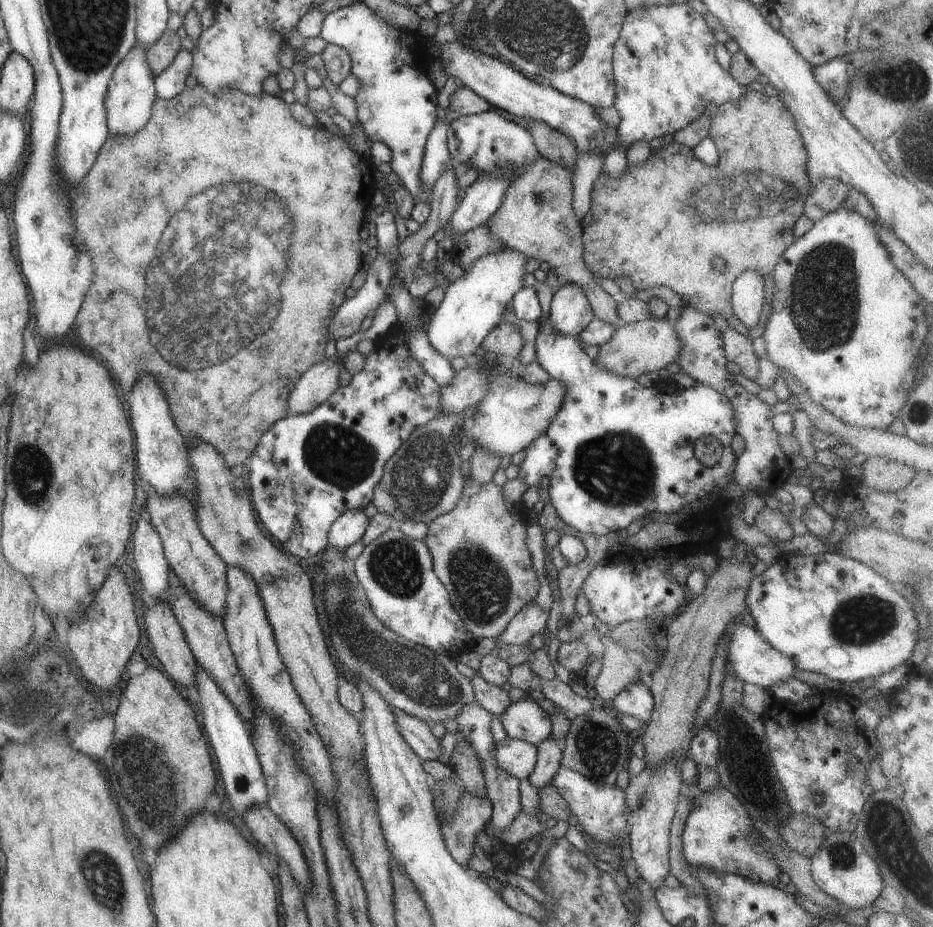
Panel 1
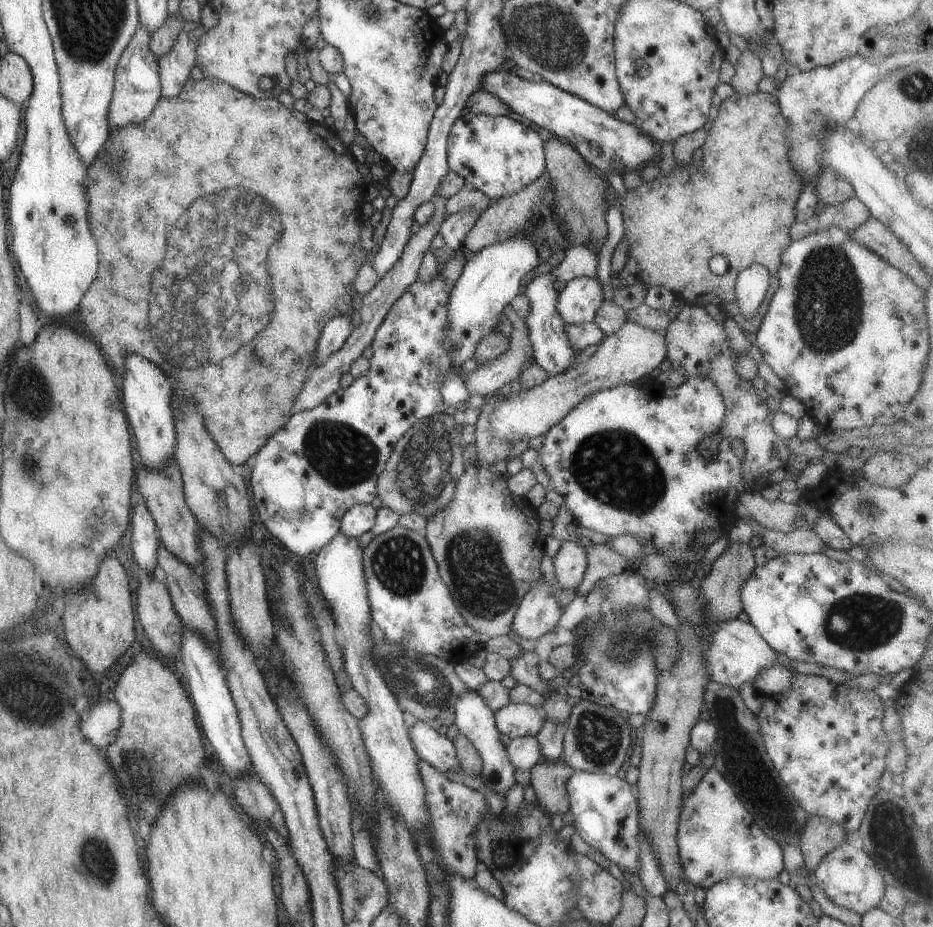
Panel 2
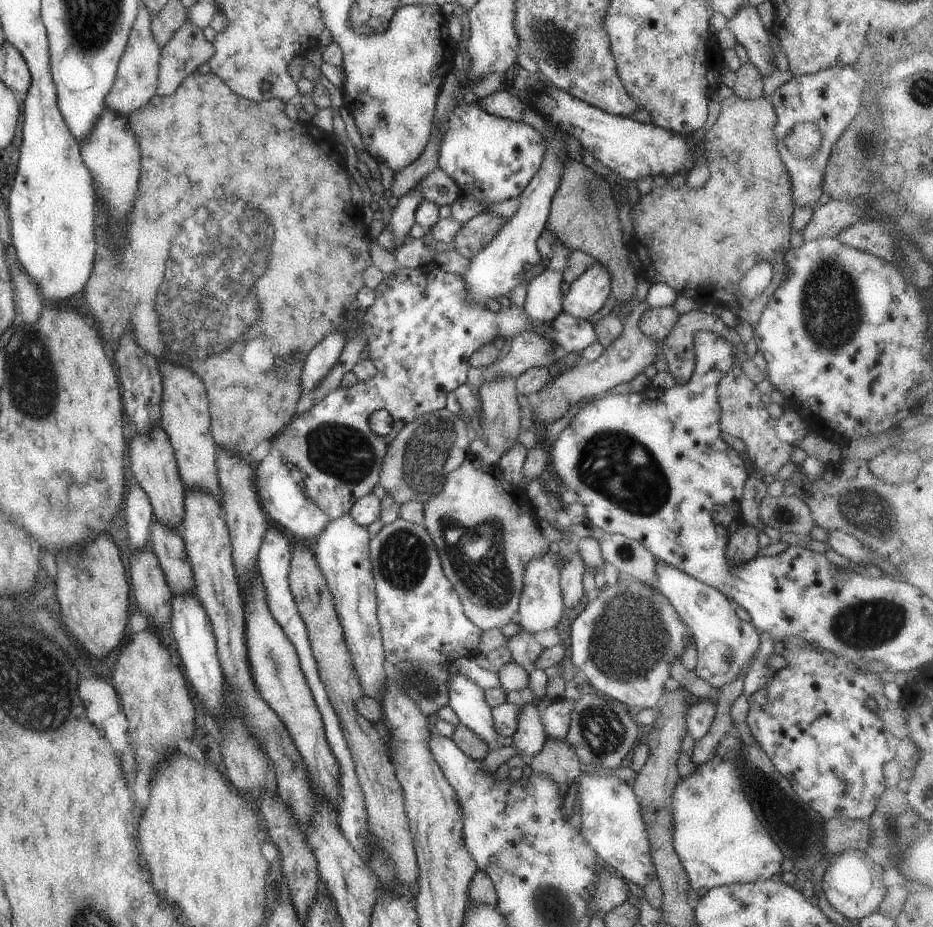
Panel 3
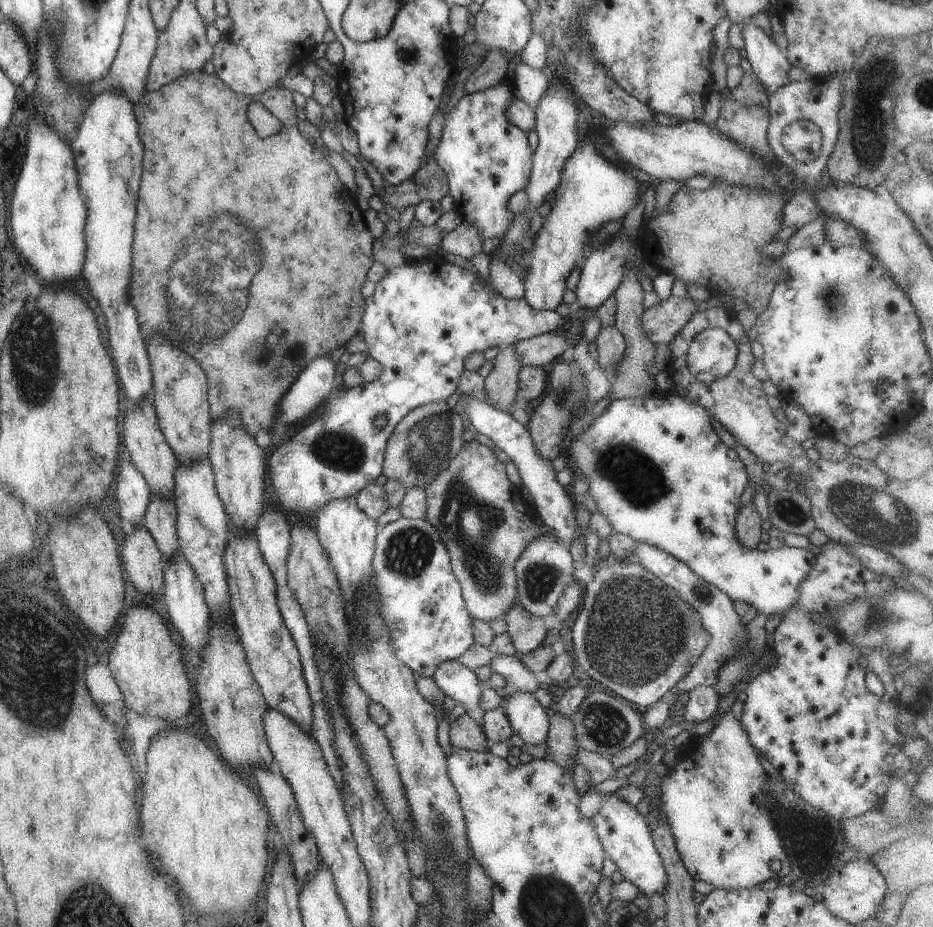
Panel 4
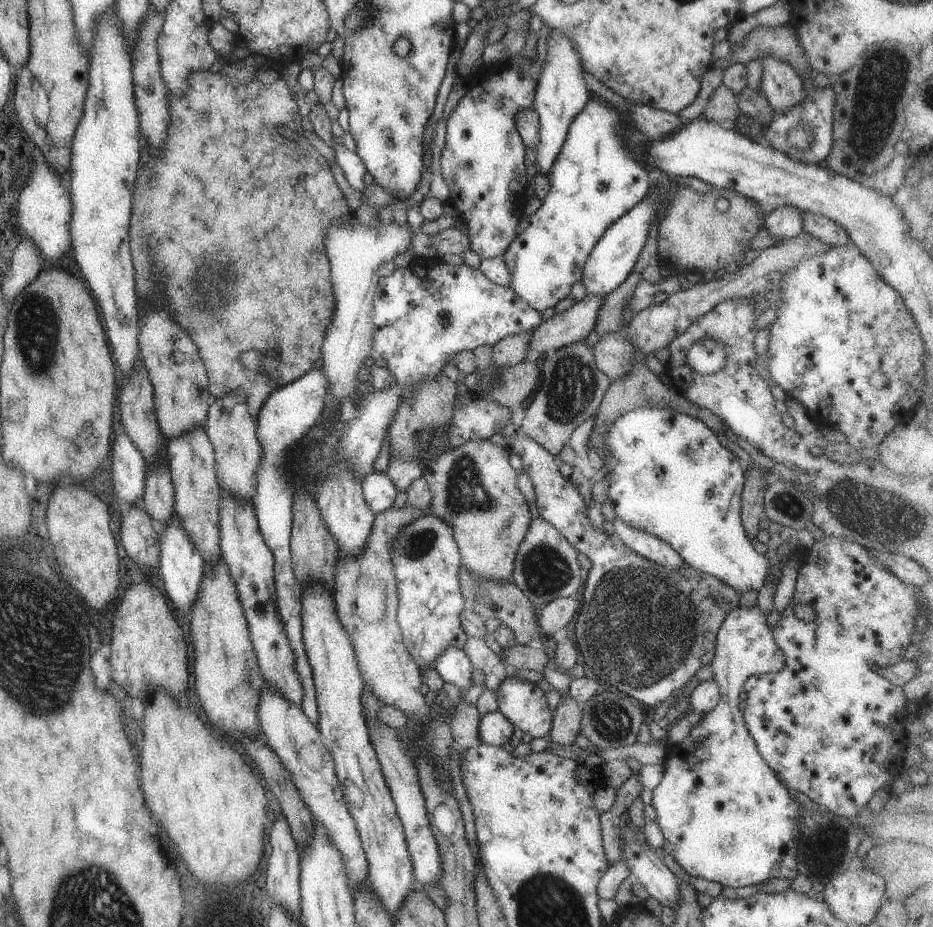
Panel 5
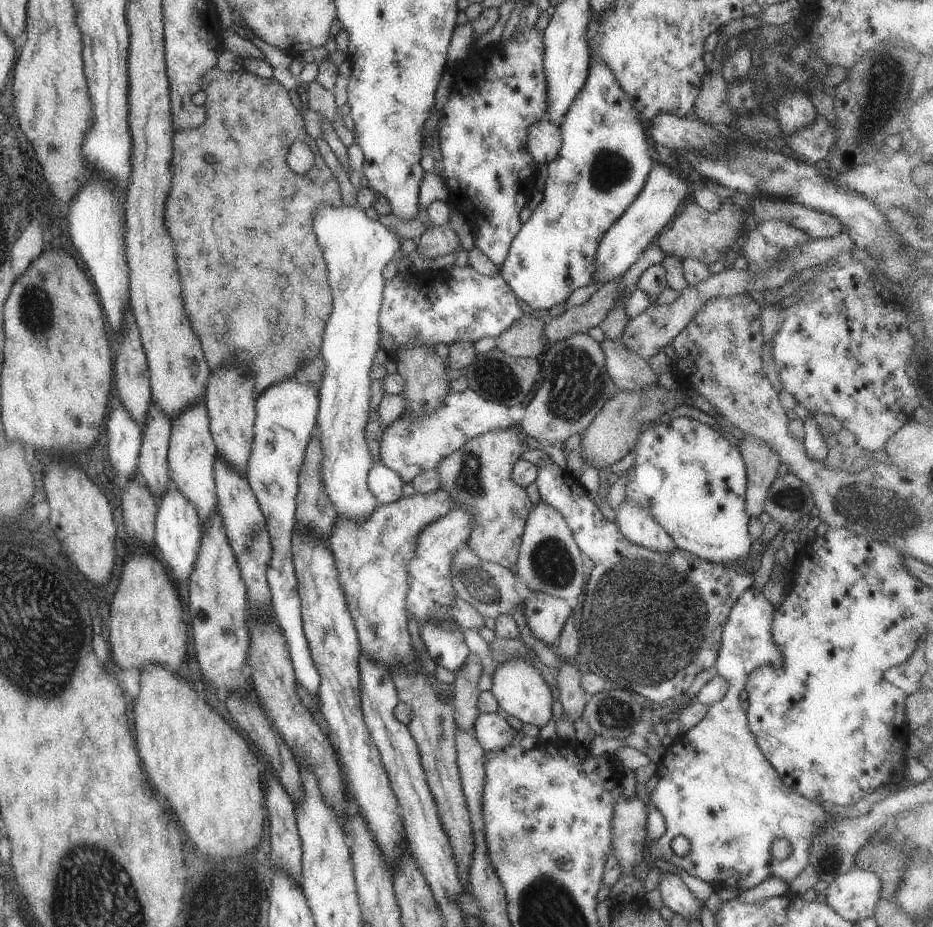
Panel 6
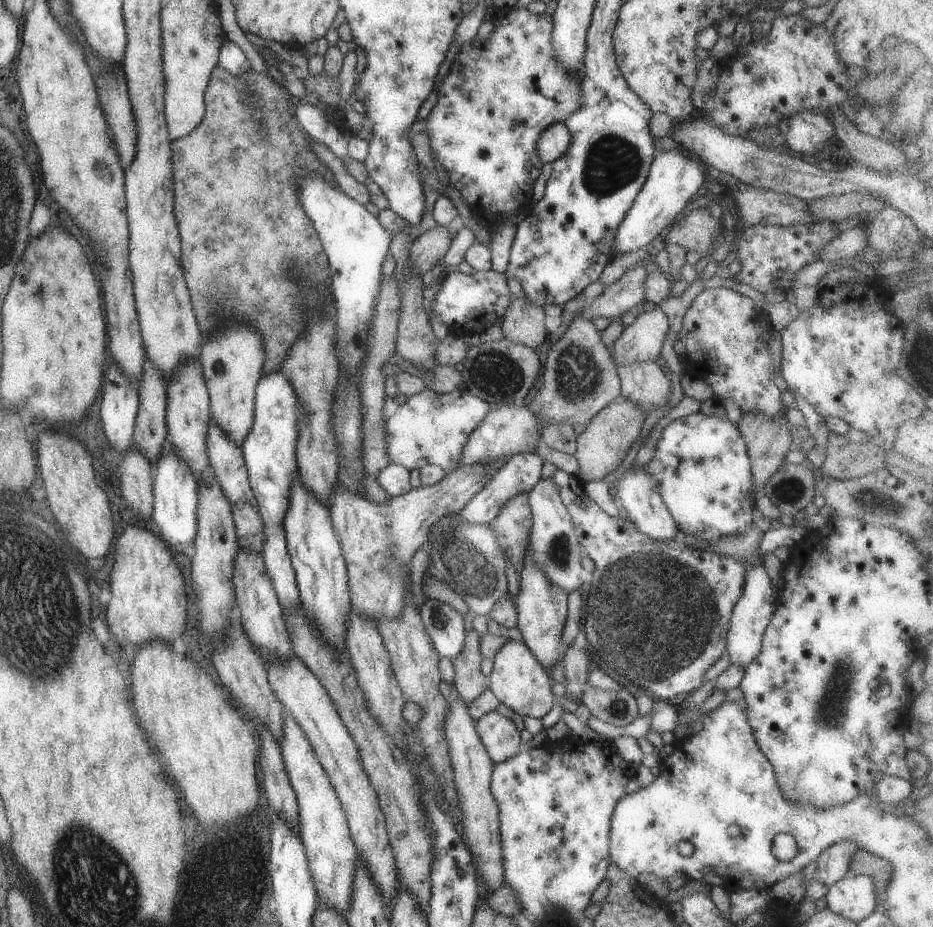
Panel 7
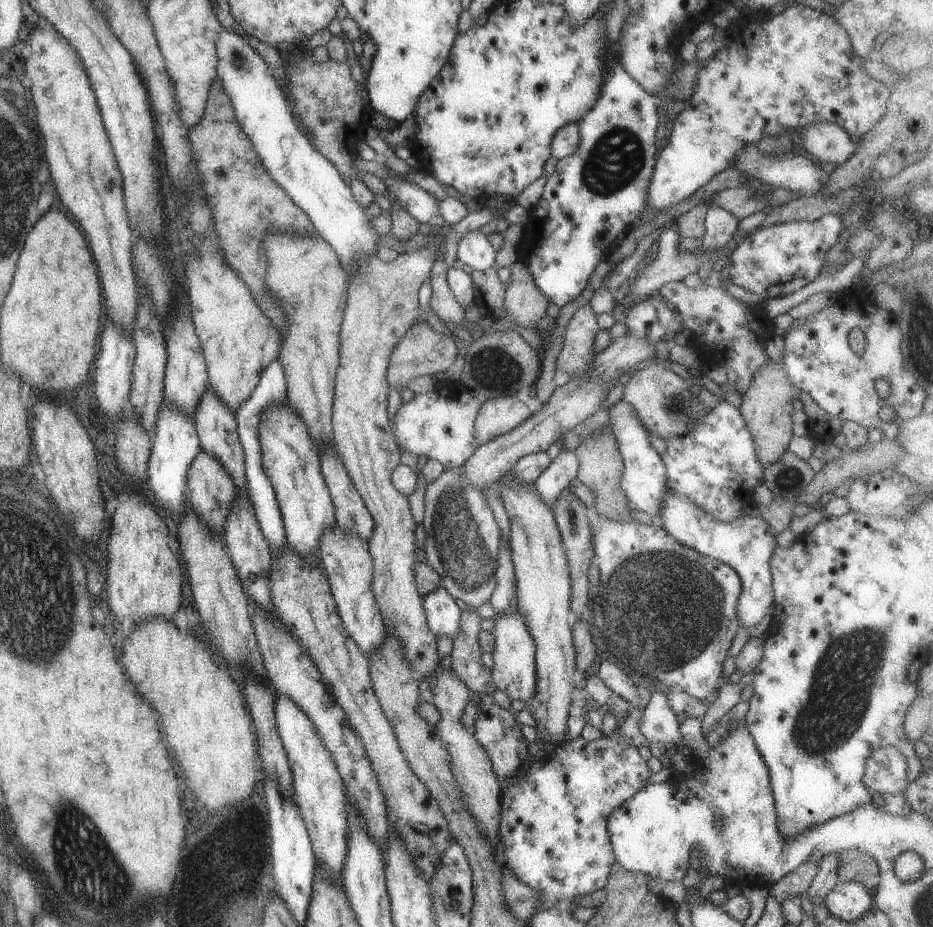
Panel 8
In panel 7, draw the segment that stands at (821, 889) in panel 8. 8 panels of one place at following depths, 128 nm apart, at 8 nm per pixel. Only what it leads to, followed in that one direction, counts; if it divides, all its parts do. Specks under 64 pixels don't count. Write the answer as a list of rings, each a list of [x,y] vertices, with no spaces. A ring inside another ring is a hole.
[[[842,840],[820,852],[816,862],[815,881],[828,887],[848,874],[853,855],[860,848],[852,840]]]

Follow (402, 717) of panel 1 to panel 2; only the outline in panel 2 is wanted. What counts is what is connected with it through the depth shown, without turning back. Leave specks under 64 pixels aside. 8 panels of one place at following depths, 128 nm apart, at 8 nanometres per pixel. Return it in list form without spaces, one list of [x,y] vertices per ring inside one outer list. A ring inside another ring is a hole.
[[[417,721],[409,728],[409,738],[419,758],[444,772],[461,772],[452,740],[428,723]]]

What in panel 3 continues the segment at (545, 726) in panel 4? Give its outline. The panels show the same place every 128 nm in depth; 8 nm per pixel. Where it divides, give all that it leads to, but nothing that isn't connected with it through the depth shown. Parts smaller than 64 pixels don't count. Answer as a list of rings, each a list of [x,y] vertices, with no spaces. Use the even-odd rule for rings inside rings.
[[[536,702],[521,708],[518,729],[512,736],[512,746],[527,761],[540,753],[547,740],[541,722],[541,707],[538,704]]]

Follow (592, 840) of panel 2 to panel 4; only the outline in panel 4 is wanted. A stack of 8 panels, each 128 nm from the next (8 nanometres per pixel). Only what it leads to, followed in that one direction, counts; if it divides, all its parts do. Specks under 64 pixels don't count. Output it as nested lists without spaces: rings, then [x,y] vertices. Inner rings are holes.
[[[612,793],[606,794],[602,808],[590,820],[596,826],[596,836],[600,838],[606,856],[616,864],[616,868],[620,870],[625,880],[632,882],[647,896],[652,896],[654,892],[664,894],[668,884],[668,874],[644,818],[645,816],[635,806],[630,806],[628,802],[620,800]]]

